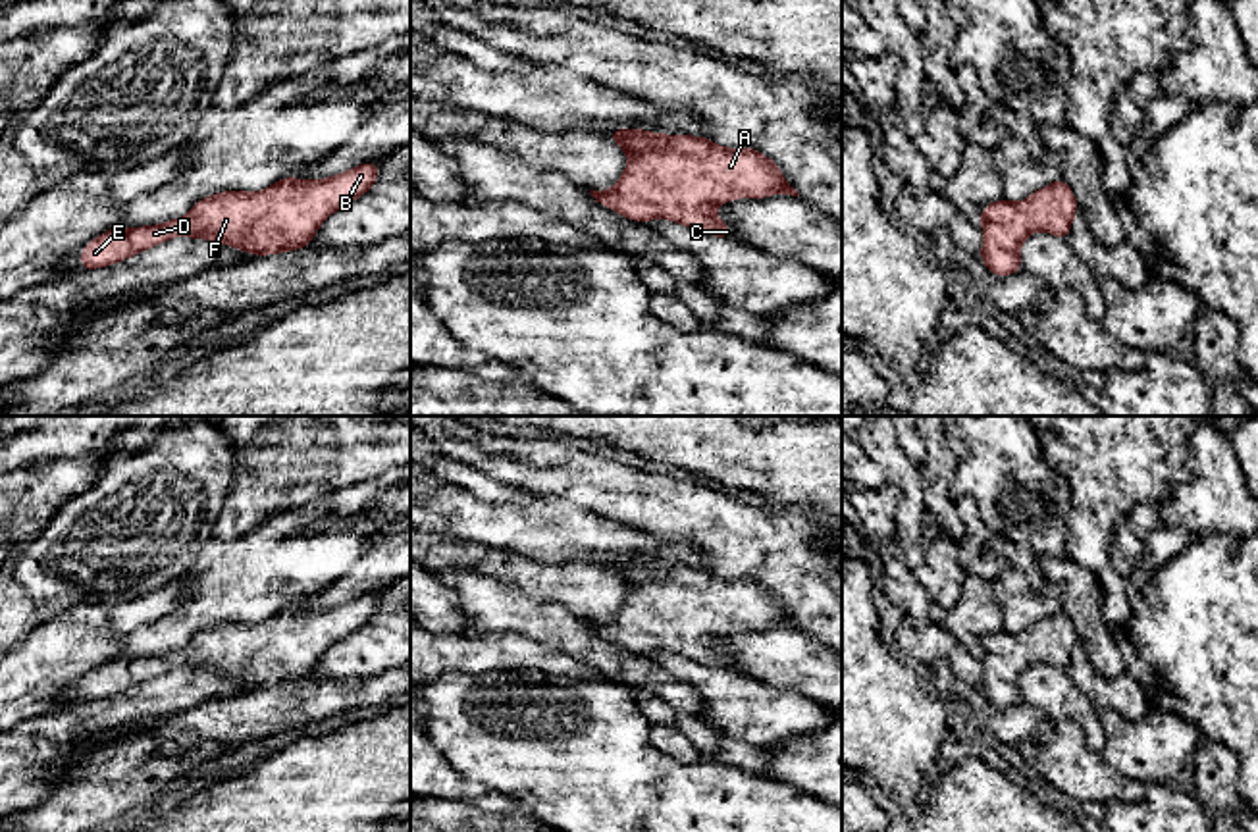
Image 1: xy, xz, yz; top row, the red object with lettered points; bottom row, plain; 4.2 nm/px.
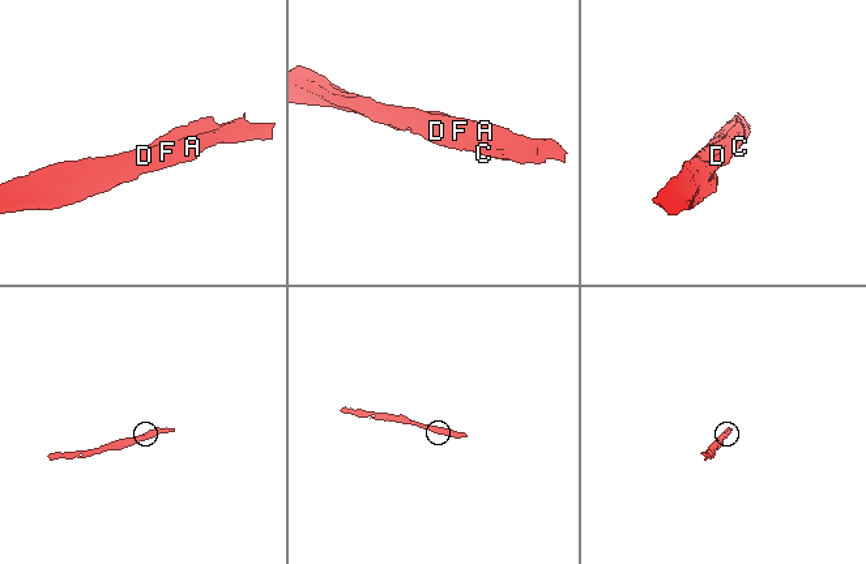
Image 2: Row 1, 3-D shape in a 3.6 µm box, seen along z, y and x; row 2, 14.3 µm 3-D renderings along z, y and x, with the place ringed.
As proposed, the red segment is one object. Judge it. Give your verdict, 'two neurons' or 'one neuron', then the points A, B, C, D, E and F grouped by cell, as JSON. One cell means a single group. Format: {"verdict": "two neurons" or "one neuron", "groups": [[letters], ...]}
{"verdict": "one neuron", "groups": [["A", "B", "C", "D", "E", "F"]]}

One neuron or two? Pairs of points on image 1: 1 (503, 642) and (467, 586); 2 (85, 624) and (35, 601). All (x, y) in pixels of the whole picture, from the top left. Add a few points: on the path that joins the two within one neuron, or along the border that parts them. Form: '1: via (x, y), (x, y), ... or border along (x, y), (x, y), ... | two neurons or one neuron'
1: border along (465, 630), (517, 630), (540, 642) | two neurons
2: border along (104, 601), (74, 603), (39, 623), (22, 638) | two neurons

